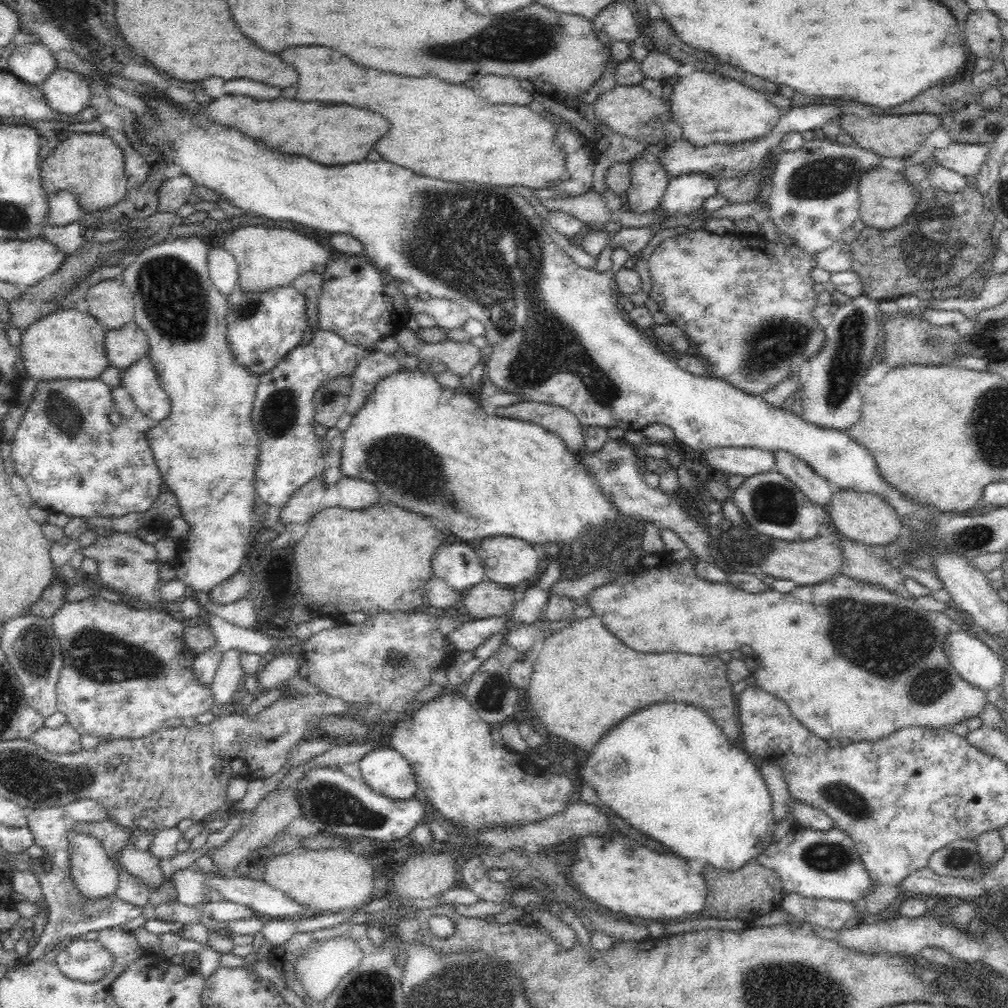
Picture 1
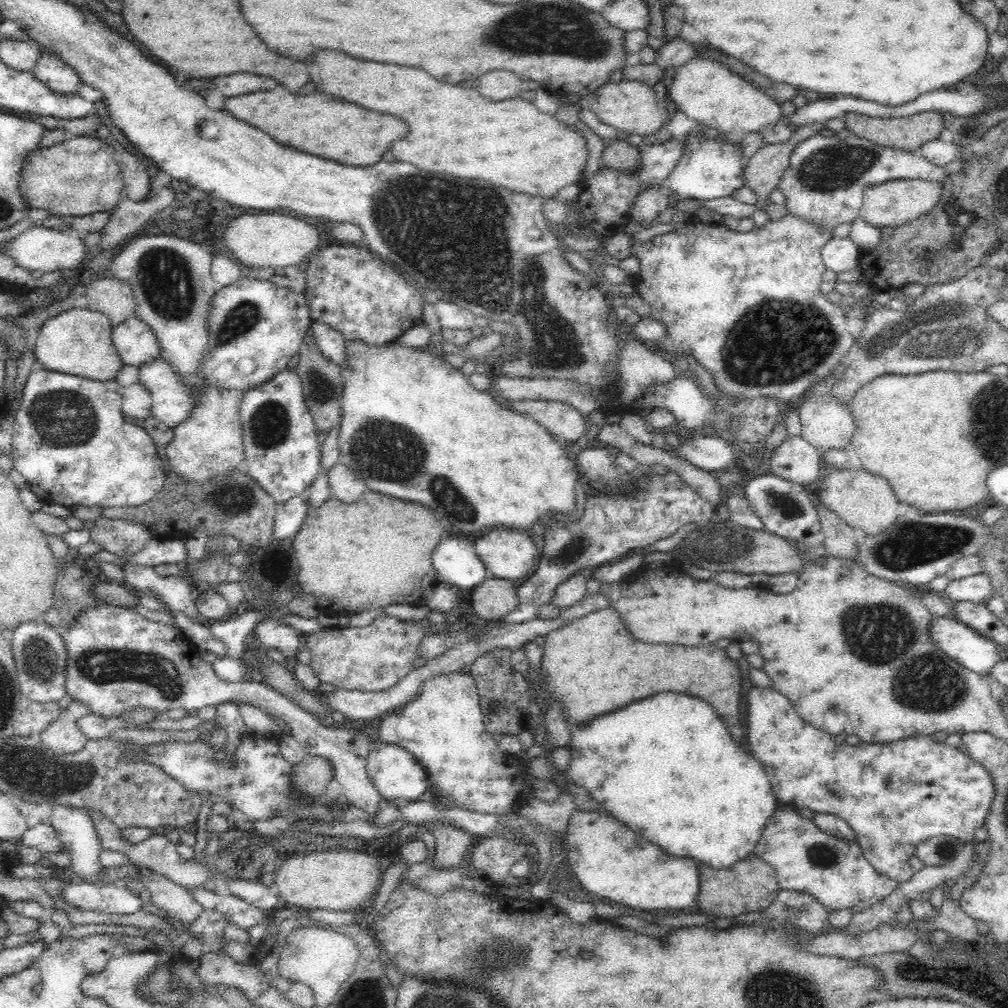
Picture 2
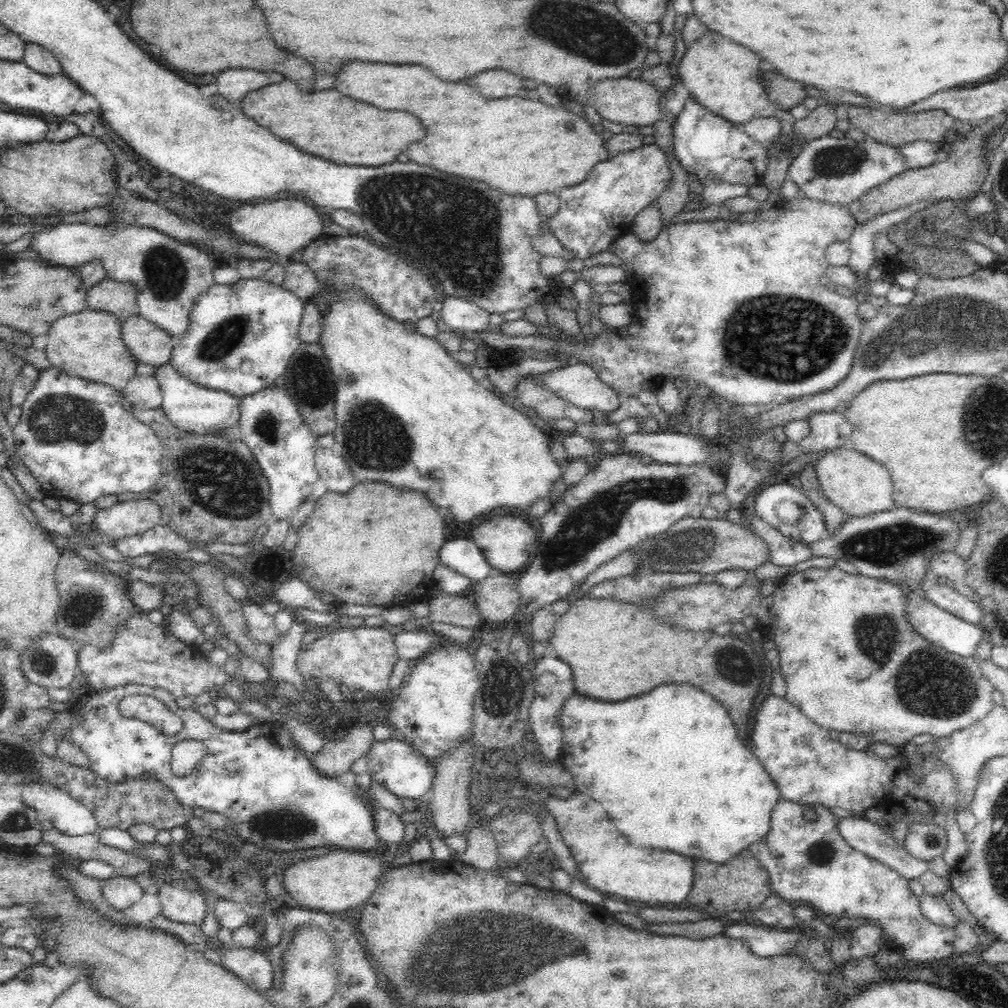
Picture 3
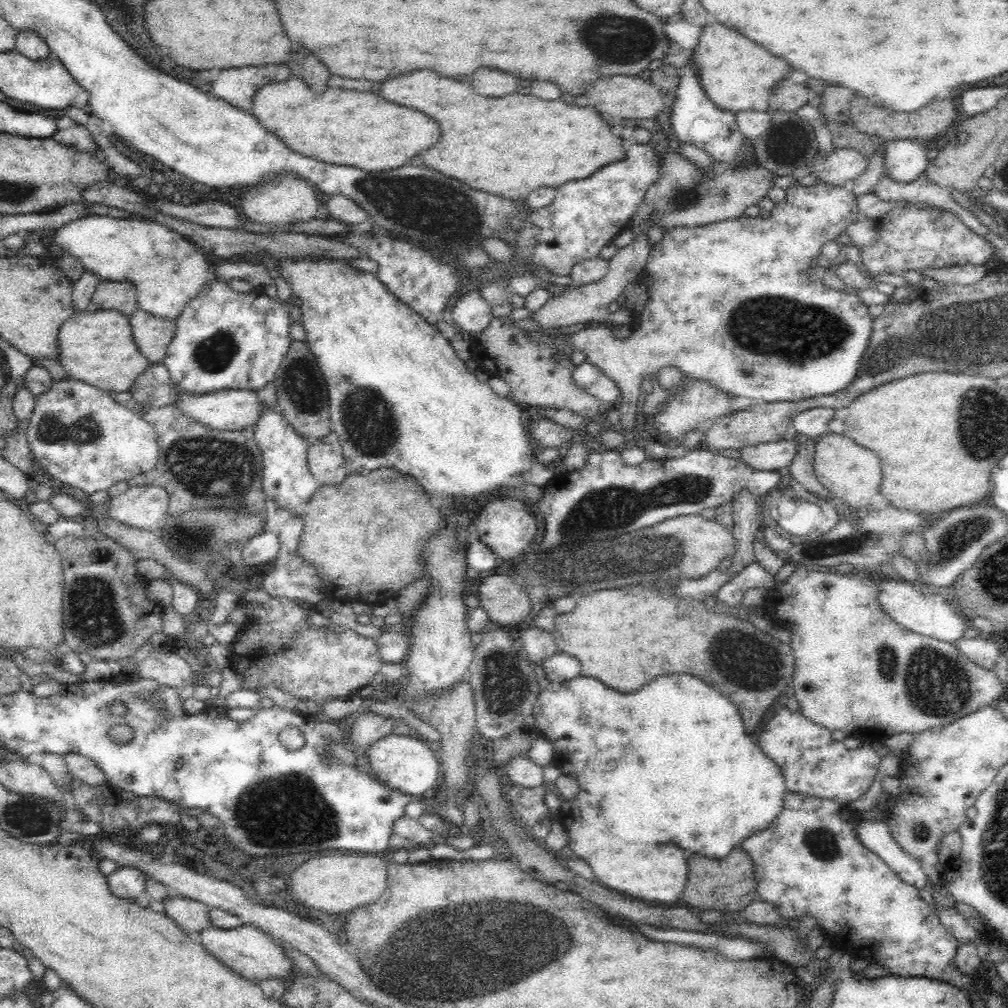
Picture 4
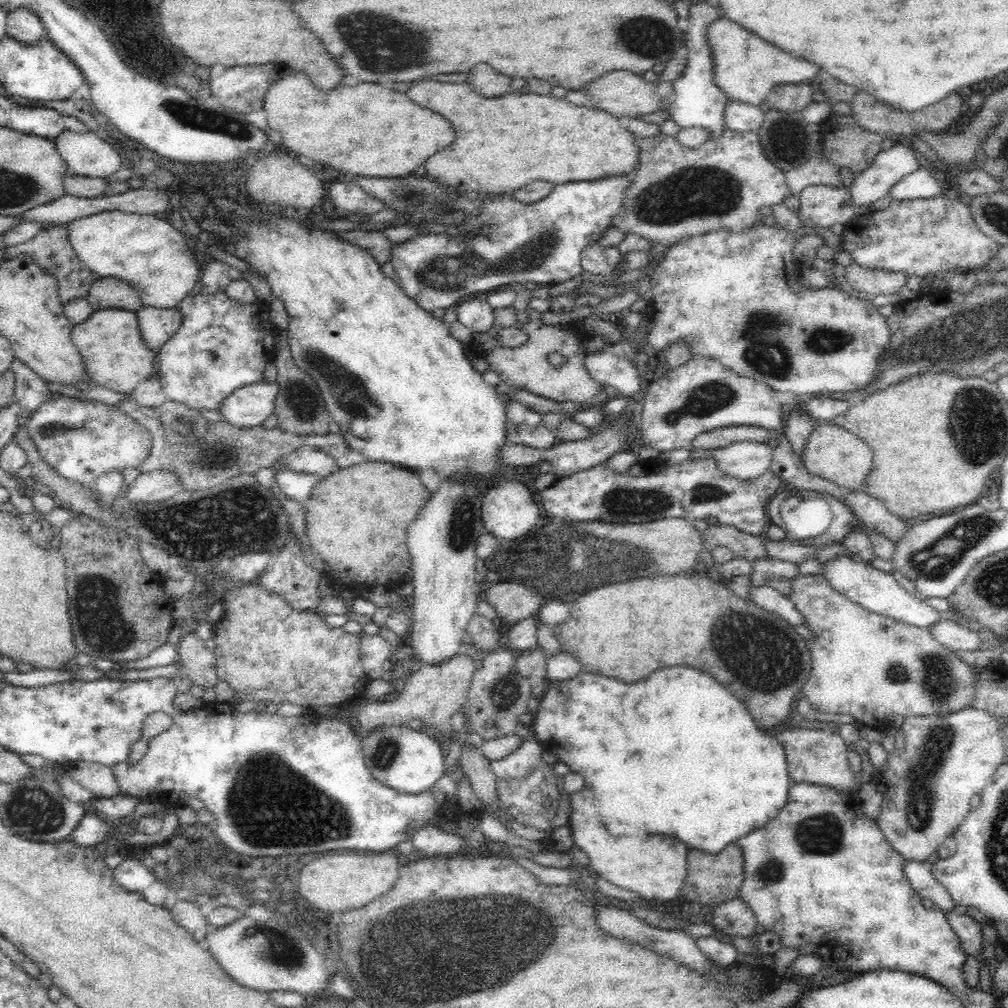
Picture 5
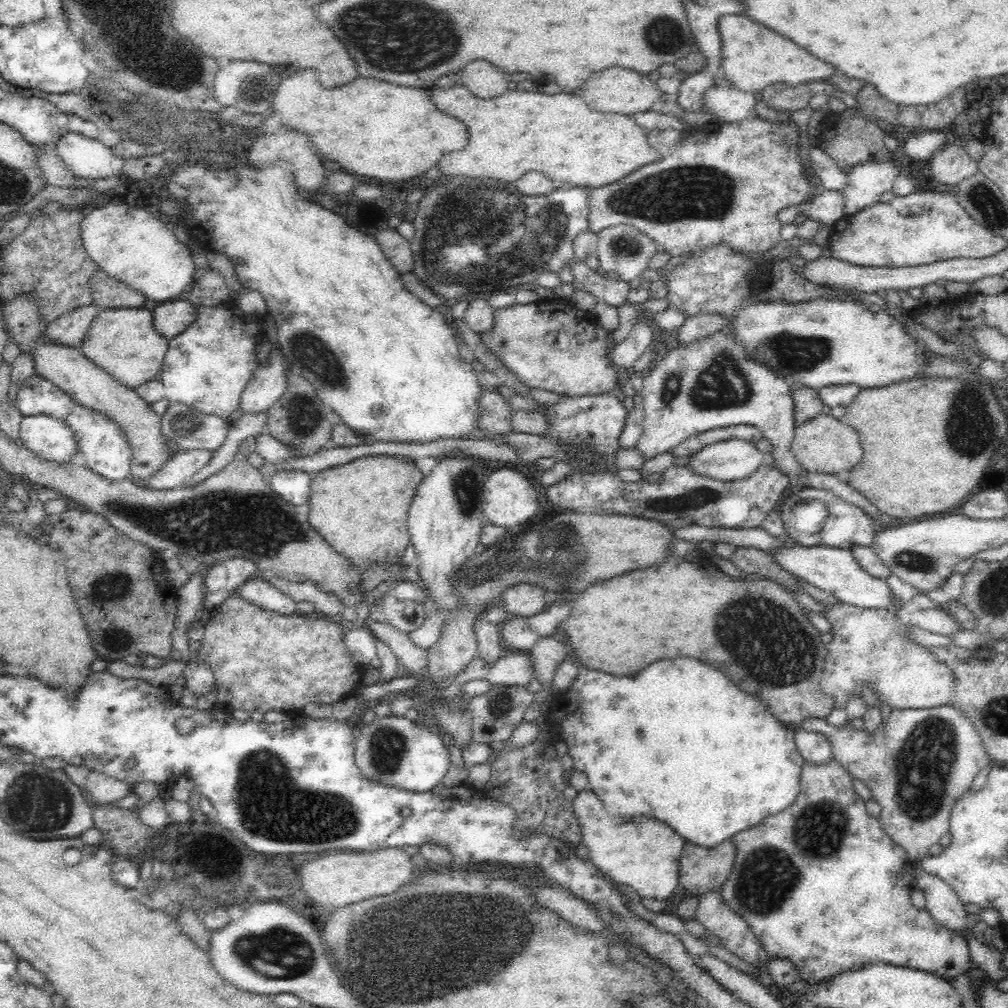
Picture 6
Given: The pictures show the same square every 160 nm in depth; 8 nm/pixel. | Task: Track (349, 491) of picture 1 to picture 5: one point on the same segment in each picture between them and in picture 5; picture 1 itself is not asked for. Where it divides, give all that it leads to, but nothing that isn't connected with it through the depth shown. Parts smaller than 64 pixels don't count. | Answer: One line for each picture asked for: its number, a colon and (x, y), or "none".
2: (345, 486)
3: (333, 471)
4: (327, 464)
5: (316, 463)

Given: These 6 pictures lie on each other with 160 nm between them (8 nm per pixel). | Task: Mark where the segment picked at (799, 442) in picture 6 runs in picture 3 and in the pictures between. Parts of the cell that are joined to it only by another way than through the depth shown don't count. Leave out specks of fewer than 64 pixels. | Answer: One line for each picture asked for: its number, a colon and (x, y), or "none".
3: (859, 486)
4: (853, 474)
5: (832, 453)

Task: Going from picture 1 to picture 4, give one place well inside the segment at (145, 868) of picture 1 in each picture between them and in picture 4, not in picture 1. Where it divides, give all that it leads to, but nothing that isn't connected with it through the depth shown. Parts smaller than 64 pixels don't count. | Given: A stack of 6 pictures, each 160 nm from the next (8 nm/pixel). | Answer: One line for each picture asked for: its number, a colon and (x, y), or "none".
2: (179, 905)
3: (178, 904)
4: (191, 916)

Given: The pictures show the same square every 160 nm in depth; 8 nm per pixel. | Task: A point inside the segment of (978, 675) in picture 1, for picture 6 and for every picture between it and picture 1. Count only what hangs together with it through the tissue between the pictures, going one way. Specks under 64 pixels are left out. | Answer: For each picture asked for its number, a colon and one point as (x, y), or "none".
2: (977, 653)
3: (940, 627)
4: (928, 613)
5: (875, 590)
6: (834, 570)

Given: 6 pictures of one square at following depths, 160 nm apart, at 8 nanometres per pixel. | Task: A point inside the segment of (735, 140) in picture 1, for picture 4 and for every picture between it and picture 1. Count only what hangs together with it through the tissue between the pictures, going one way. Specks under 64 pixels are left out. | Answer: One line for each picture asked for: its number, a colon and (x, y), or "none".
2: (709, 93)
3: (722, 76)
4: (736, 74)

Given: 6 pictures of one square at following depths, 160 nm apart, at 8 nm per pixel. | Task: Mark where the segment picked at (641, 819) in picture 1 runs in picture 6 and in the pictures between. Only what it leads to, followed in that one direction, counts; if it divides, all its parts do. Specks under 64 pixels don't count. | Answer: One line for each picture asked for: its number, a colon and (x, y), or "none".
2: (695, 792)
3: (668, 766)
4: (672, 762)
5: (675, 754)
6: (677, 742)

